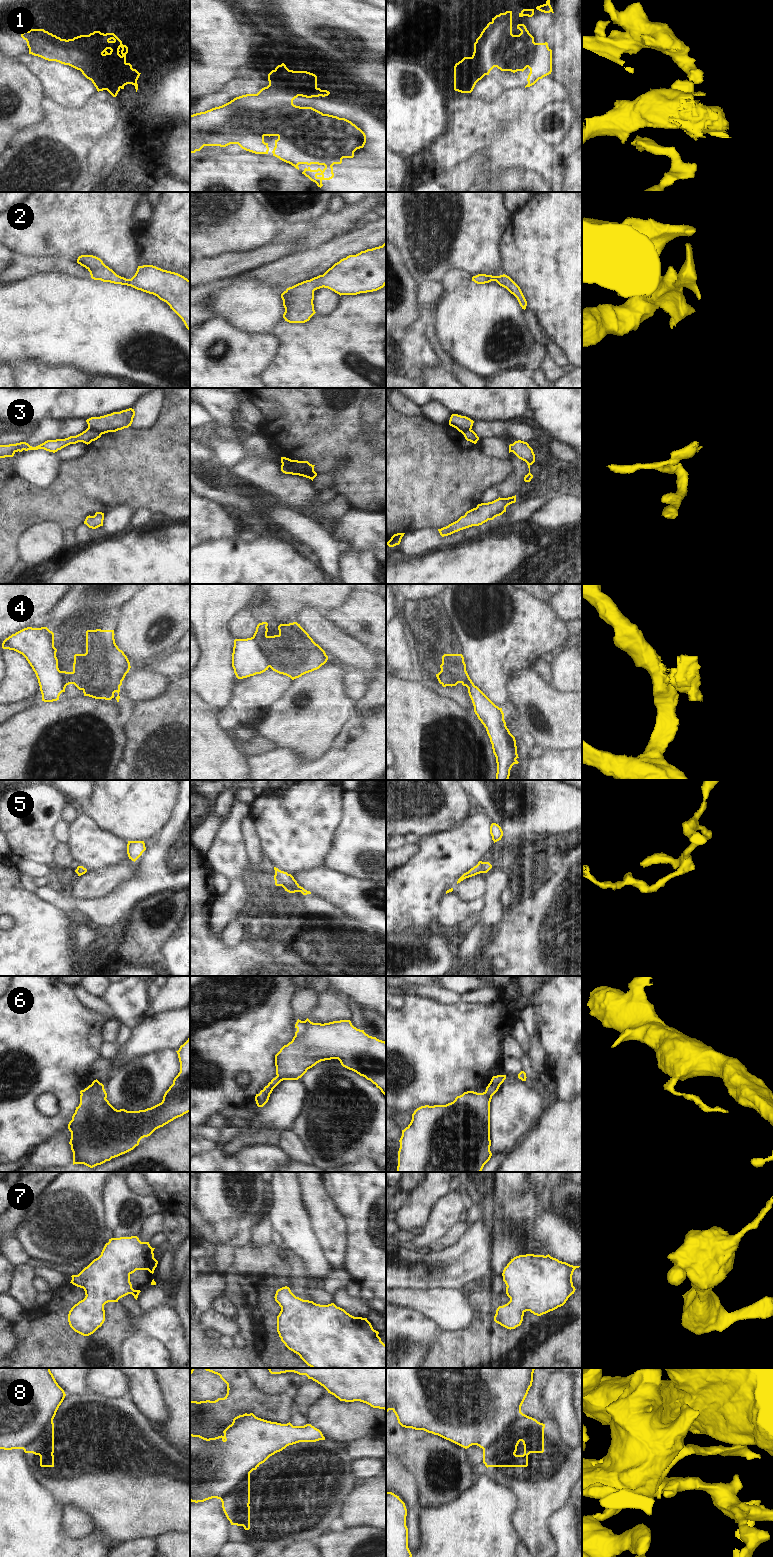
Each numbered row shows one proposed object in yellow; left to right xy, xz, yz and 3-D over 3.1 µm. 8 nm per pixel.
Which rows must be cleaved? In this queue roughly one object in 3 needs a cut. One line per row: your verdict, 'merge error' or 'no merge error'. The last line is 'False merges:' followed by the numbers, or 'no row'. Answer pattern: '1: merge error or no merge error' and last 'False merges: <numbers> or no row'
1: no merge error
2: no merge error
3: merge error
4: merge error
5: no merge error
6: merge error
7: no merge error
8: merge error
False merges: 3, 4, 6, 8

